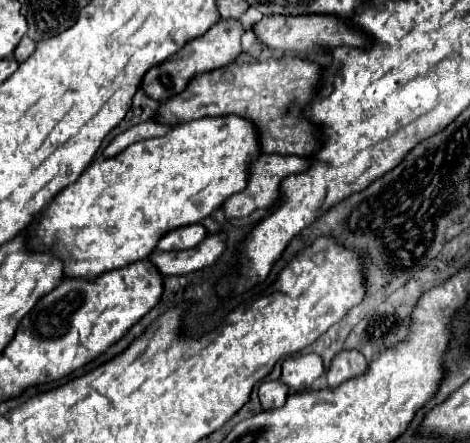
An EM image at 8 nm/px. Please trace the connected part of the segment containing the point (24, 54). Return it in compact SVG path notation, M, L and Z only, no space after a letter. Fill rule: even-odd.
M27 35L21 39L21 43L17 45L17 49L15 49L15 59L19 61L19 63L23 63L23 61L27 61L27 57L31 55L35 51L35 41L33 39L29 39Z

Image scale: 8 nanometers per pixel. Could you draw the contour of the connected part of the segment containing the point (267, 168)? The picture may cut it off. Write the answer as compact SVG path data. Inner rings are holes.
M259 155L257 159L253 159L253 167L249 167L249 175L247 175L247 187L237 193L237 195L231 195L223 205L223 213L225 213L225 219L233 219L233 217L249 217L253 211L267 211L271 209L277 199L279 199L279 185L281 185L281 179L291 175L291 173L299 173L299 171L305 171L309 167L309 161L307 159L301 159L301 157L283 157L283 155Z

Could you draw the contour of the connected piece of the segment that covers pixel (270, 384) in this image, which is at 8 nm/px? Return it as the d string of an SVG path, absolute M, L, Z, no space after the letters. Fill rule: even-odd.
M265 381L259 387L259 399L263 409L273 409L273 407L281 407L287 401L287 387L281 381Z

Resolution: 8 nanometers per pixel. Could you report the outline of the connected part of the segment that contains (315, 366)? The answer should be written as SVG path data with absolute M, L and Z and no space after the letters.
M307 353L307 355L295 355L295 357L287 357L283 361L283 375L281 381L299 391L299 389L307 389L311 387L311 383L321 377L325 371L323 367L323 359L317 353Z

